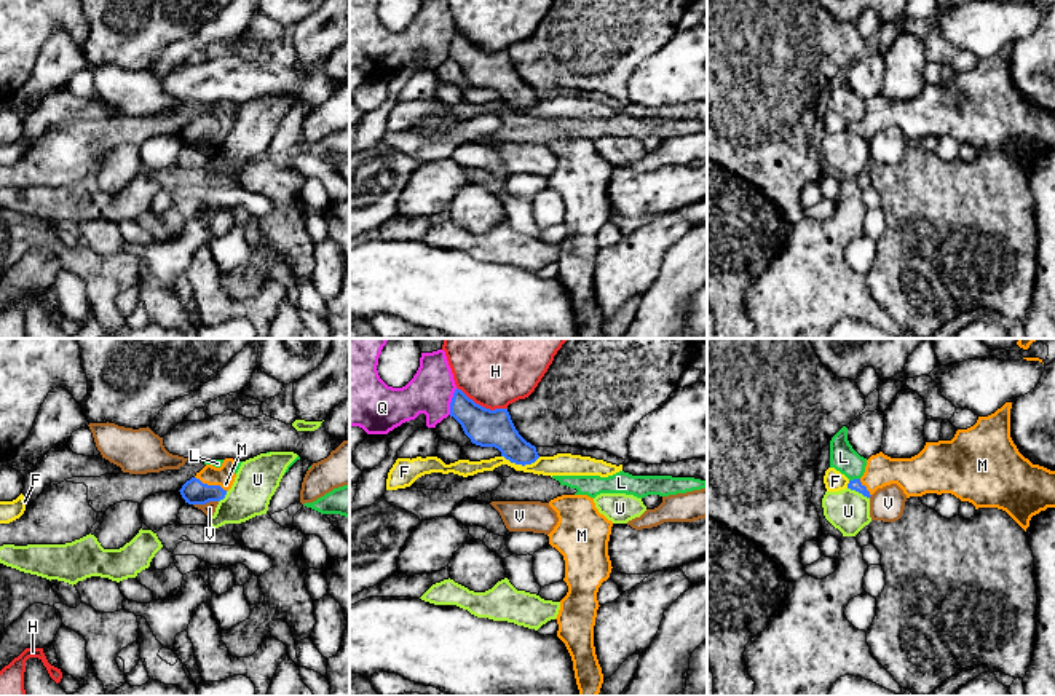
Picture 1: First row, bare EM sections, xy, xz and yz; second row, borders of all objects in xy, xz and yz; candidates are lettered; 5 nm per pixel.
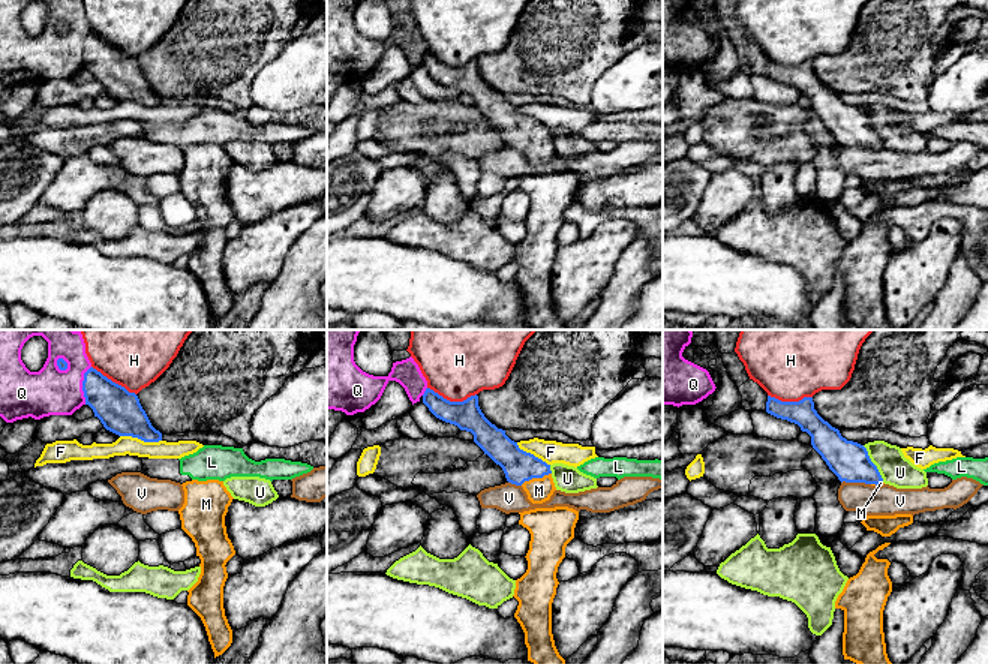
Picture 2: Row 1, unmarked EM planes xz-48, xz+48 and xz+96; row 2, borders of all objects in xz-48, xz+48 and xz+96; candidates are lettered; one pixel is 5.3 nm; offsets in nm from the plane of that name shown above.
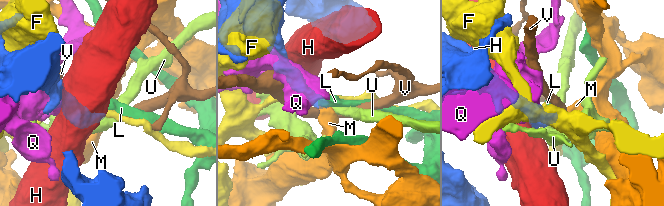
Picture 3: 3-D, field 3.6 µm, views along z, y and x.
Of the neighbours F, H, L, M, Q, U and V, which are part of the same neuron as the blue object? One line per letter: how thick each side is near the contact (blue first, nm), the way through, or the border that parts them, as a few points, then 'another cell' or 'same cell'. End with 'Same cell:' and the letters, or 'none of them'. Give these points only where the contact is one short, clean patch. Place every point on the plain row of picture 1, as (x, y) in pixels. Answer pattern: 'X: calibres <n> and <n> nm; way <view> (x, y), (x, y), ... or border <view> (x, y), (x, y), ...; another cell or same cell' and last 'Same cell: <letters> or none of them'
F: calibres 190 and 110 nm; another cell
H: calibres 190 and 260 nm; another cell
L: calibres 60 and 140 nm; border yz (859, 120), (849, 123); another cell
M: calibres 120 and 110 nm; way xy (193, 134), (211, 128), (224, 118); same cell
Q: calibres 190 and 220 nm; another cell
U: calibres 60 and 200 nm; border yz (848, 130), (869, 141); another cell
V: calibres 120 and 60 nm; border xy (217, 142), (193, 147); another cell
Same cell: M

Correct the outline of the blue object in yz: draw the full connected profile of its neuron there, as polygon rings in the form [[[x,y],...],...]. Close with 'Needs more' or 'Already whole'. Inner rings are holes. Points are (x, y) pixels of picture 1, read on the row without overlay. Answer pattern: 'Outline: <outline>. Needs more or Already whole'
Outline: [[[1006,45],[988,59],[978,59],[967,72],[958,72],[951,83],[926,85],[911,101],[891,101],[883,94],[867,102],[860,121],[849,123],[848,131],[870,140],[878,131],[897,126],[907,140],[926,136],[951,136],[961,144],[978,150],[1006,153],[1025,174],[1033,158],[1055,150],[1055,113],[1033,107],[1025,101],[1010,80],[1010,51]]]. Needs more

